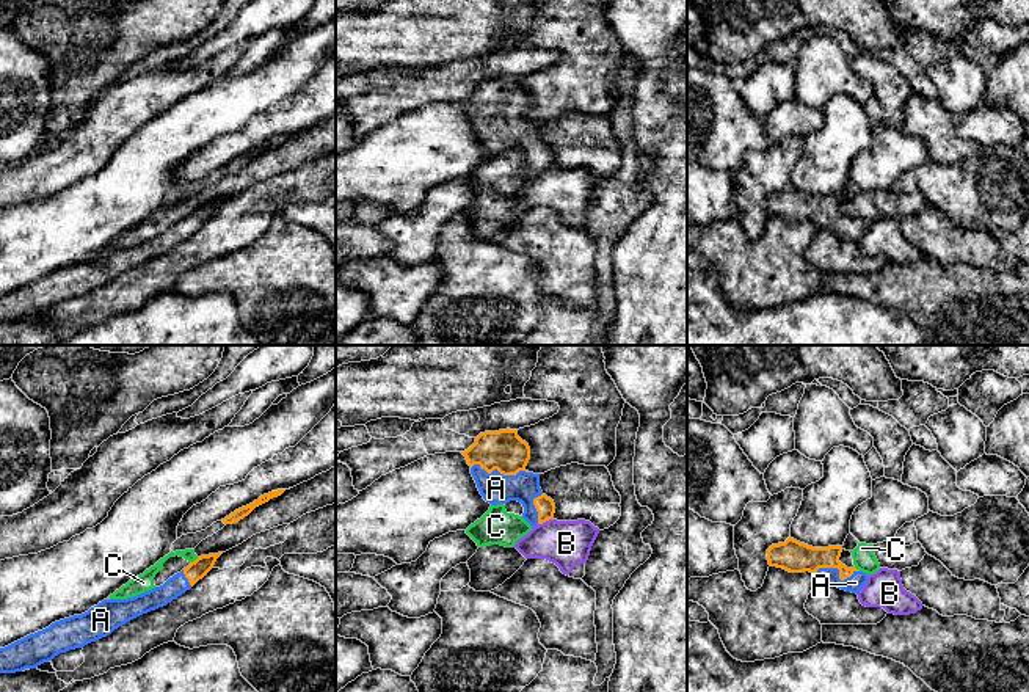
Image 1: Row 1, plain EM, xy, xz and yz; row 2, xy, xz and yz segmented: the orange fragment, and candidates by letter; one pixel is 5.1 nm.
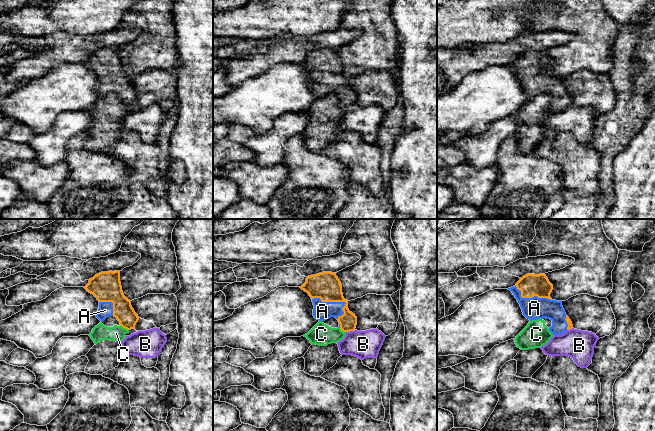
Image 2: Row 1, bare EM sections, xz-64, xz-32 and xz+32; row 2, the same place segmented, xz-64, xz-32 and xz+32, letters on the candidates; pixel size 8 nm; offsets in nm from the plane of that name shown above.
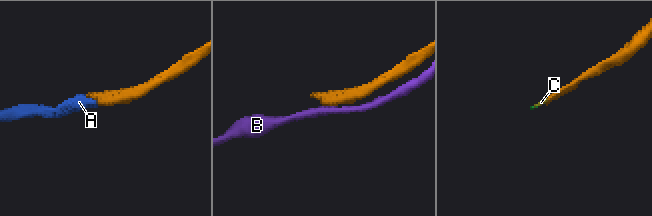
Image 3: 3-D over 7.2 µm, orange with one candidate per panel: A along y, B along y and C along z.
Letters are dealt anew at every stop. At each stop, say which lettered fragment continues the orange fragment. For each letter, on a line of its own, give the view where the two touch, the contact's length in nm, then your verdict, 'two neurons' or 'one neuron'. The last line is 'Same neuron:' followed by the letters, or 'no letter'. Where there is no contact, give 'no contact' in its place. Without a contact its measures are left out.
A: xz | 300 nm | one neuron
B: xz | 90 nm | two neurons
C: xy | 50 nm | two neurons
Same neuron: A

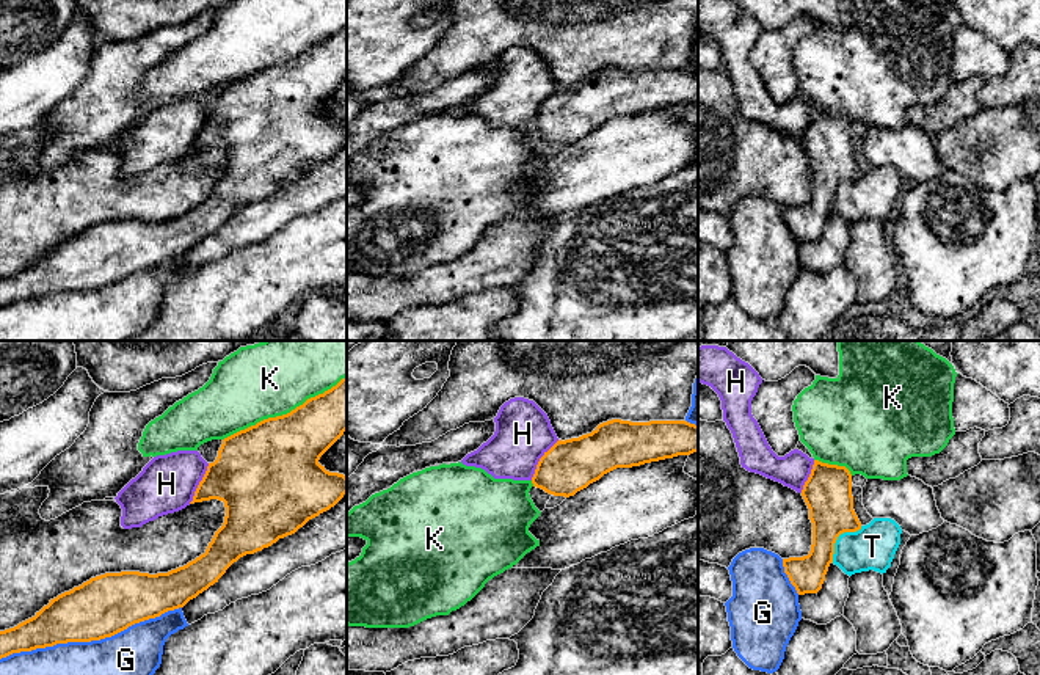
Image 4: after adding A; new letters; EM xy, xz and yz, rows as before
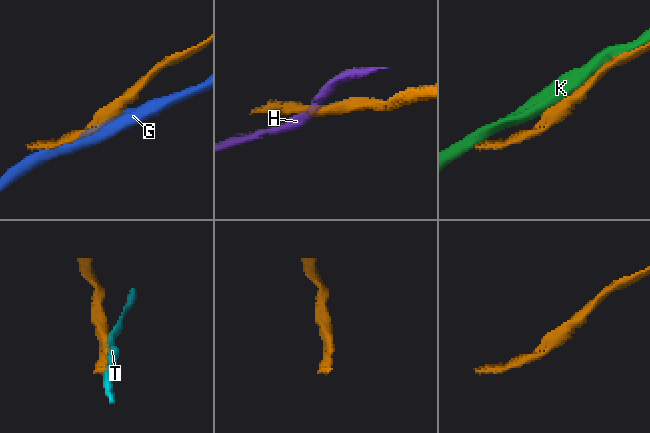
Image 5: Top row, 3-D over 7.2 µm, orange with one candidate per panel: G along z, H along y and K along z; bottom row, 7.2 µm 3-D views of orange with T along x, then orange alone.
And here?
G: xy | 950 nm | two neurons
H: xz | 260 nm | two neurons
K: xy | 700 nm | two neurons
T: yz | 240 nm | two neurons
Same neuron: no letter

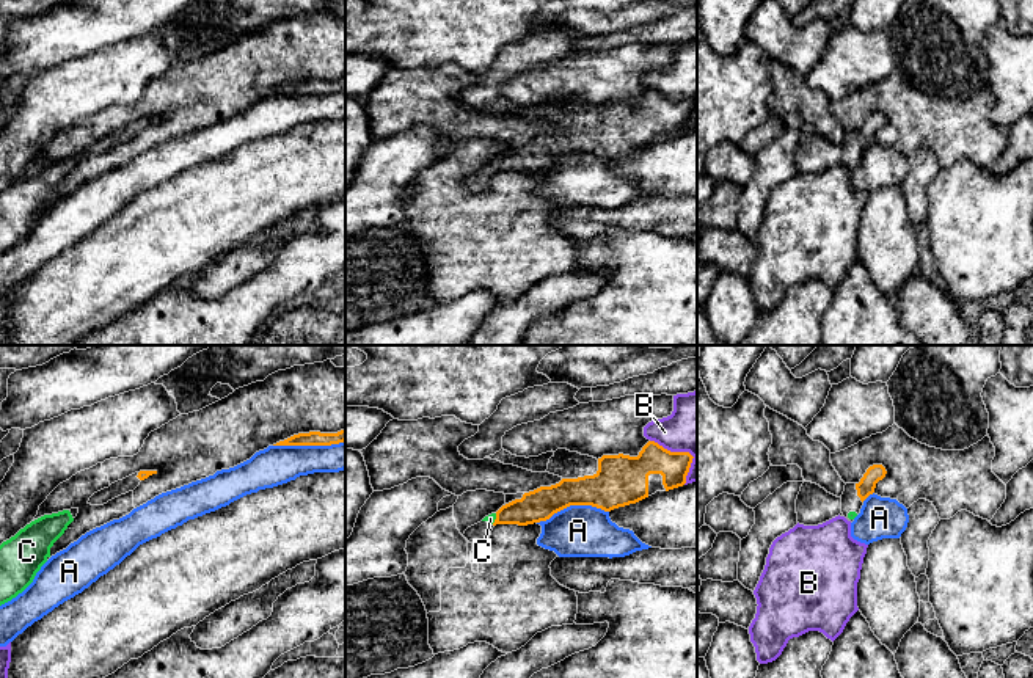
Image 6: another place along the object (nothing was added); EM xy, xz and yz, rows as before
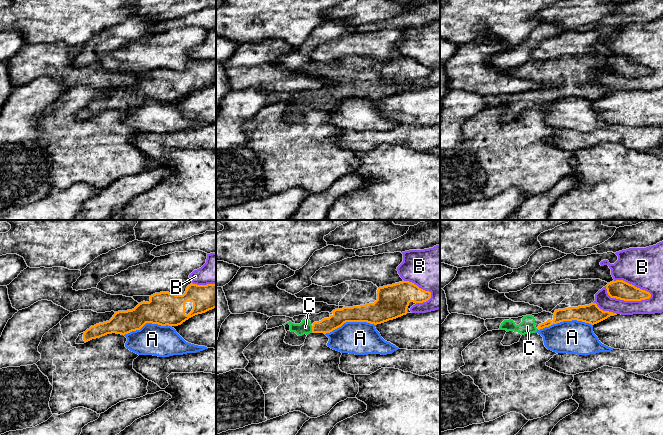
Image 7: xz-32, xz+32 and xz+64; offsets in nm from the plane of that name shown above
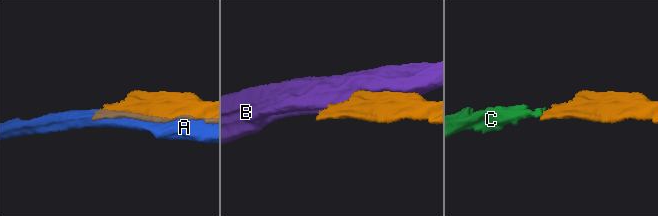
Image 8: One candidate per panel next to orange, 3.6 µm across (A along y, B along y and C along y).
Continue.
A: xy | 360 nm | two neurons
B: xz | 300 nm | two neurons
C: xz | 60 nm | one neuron
Same neuron: C

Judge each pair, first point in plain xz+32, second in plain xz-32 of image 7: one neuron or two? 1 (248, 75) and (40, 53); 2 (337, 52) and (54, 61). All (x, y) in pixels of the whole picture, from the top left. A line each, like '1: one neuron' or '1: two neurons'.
1: one neuron
2: two neurons

